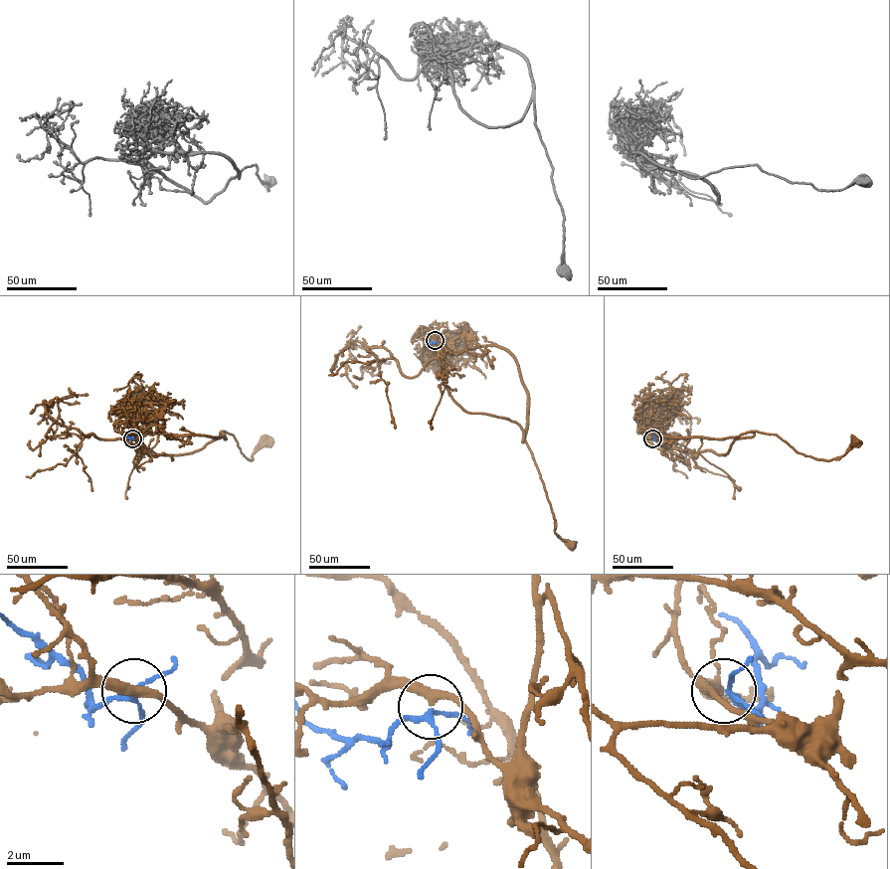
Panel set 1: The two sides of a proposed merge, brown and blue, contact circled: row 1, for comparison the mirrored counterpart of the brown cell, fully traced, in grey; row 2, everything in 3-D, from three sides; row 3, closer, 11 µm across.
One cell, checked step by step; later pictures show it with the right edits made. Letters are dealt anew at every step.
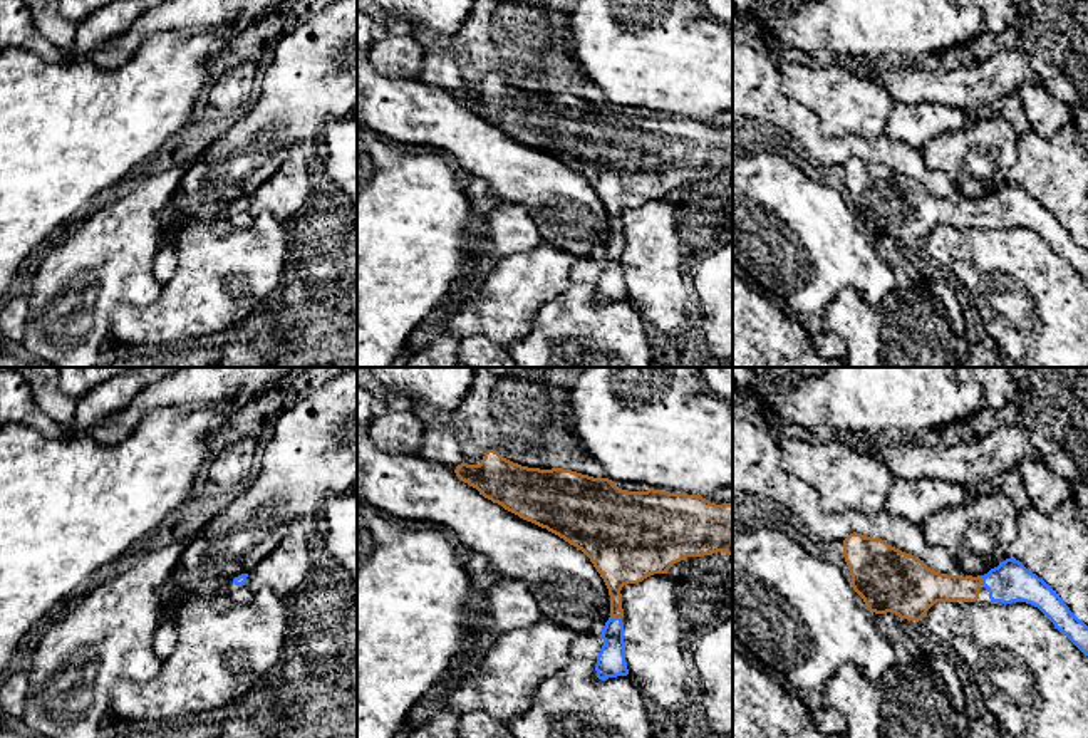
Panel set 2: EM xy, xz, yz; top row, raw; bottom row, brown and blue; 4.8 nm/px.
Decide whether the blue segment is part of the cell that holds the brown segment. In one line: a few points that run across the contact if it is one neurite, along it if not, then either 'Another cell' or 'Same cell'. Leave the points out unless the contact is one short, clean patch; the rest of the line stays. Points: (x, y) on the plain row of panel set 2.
Line: xz (619, 188), (616, 197), (616, 240), (611, 285). Same cell

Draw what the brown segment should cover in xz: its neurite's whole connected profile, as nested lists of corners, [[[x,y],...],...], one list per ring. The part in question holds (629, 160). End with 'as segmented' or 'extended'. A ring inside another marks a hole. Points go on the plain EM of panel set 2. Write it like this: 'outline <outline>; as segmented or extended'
outline [[[488,74],[479,89],[461,87],[456,101],[476,112],[479,119],[505,134],[558,159],[582,174],[610,220],[610,242],[602,253],[604,270],[597,280],[597,302],[627,300],[625,267],[622,248],[622,211],[639,208],[654,198],[667,195],[687,183],[726,176],[733,181],[733,127],[716,129],[701,119],[669,117],[649,112],[627,116],[609,102],[593,102],[572,94],[528,92]]]; extended

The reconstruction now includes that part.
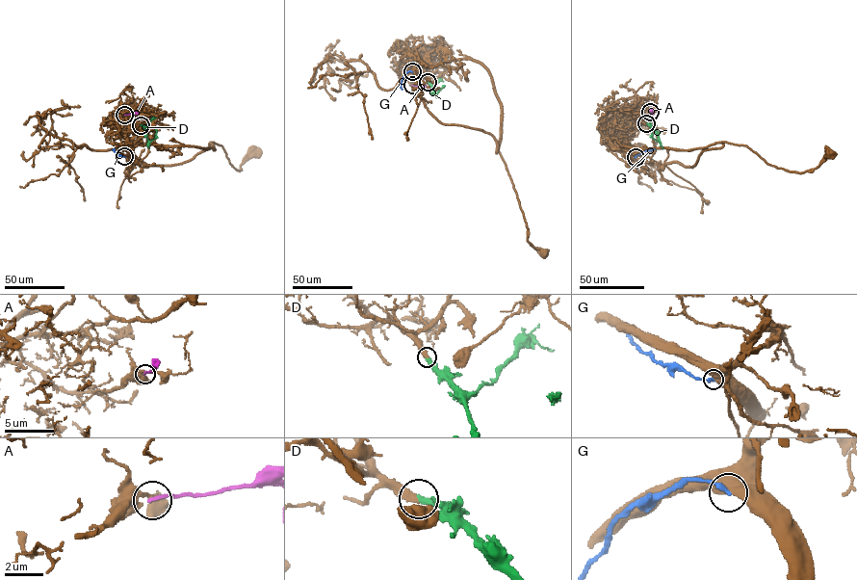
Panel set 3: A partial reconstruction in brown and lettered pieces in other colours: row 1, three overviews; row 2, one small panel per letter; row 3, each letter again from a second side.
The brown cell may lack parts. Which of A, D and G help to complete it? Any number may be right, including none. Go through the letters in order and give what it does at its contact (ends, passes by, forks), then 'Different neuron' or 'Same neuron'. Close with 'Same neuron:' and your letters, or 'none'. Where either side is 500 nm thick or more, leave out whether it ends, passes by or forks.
A: It ends there. Different neuron
D: It ends there. Same neuron
G: Different neuron
Same neuron: D

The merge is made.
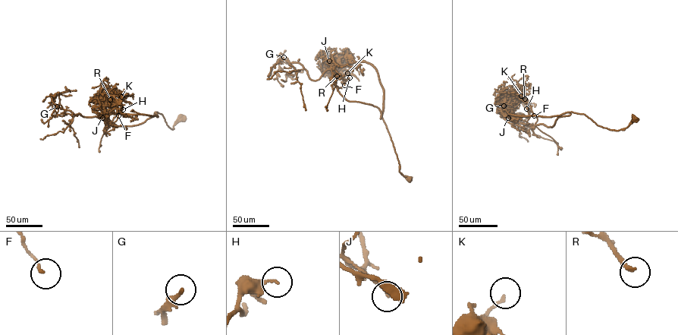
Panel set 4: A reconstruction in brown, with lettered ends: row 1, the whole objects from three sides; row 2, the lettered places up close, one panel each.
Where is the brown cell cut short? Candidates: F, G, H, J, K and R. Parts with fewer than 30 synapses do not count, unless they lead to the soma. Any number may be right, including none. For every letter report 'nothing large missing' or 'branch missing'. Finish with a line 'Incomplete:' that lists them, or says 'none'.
F: nothing large missing
G: branch missing
H: nothing large missing
J: nothing large missing
K: nothing large missing
R: branch missing
Incomplete: G, R

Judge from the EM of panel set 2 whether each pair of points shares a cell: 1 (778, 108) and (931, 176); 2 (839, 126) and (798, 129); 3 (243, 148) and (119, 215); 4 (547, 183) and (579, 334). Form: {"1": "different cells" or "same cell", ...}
{"1": "same cell", "2": "different cells", "3": "different cells", "4": "different cells"}

